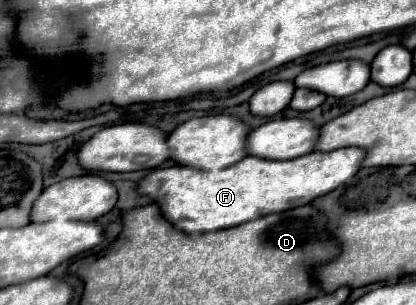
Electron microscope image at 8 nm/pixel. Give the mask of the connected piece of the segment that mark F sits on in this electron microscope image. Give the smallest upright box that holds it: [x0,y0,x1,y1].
[140,148,366,232]

